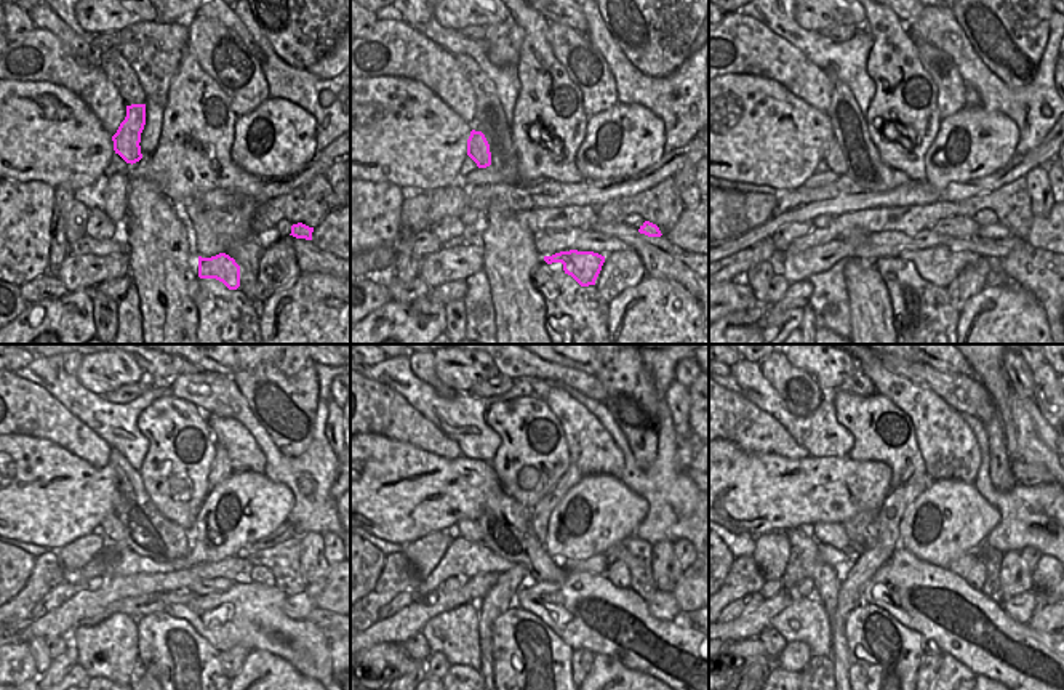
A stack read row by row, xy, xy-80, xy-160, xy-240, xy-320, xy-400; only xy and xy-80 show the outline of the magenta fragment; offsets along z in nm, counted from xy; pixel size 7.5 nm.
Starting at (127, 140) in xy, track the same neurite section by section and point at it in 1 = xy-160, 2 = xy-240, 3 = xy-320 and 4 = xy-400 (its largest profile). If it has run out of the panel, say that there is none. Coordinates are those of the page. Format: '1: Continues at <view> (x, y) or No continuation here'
1: Continues at xy-160 (834, 159)
2: Continues at xy-240 (114, 530)
3: Continues at xy-320 (469, 530)
4: Continues at xy-400 (831, 533).

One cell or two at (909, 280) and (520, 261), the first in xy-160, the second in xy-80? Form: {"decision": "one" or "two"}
{"decision": "two"}

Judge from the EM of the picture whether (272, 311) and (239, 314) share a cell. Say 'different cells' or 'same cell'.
different cells

